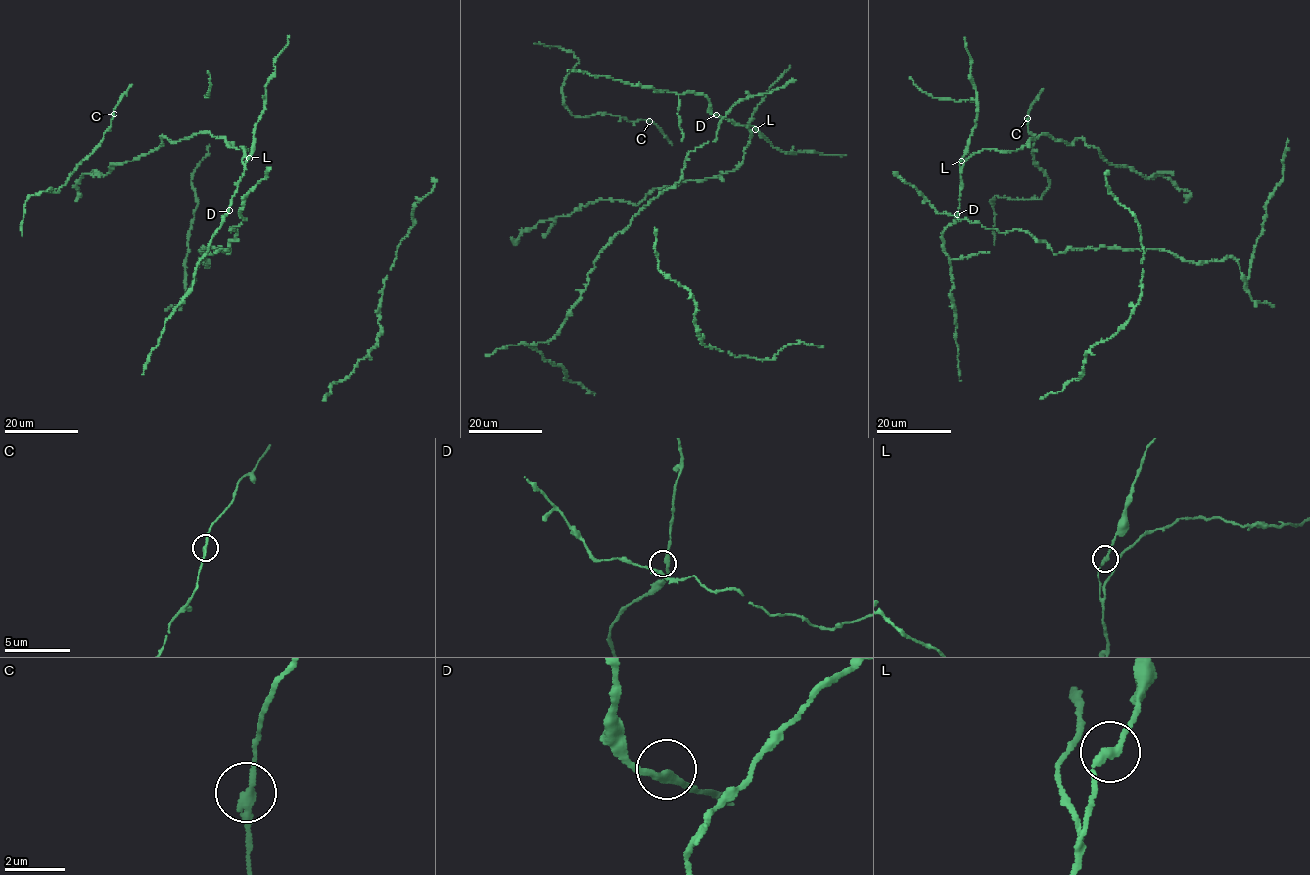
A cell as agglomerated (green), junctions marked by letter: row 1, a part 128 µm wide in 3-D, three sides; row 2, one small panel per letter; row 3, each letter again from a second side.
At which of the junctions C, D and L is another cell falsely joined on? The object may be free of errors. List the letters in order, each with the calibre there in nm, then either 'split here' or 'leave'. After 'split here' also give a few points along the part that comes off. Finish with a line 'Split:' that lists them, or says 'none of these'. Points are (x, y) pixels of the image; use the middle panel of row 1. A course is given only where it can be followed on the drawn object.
C: 220 nm thick; leave
D: 200 nm thick; leave
L: 200 nm thick; leave
Split: none of these

